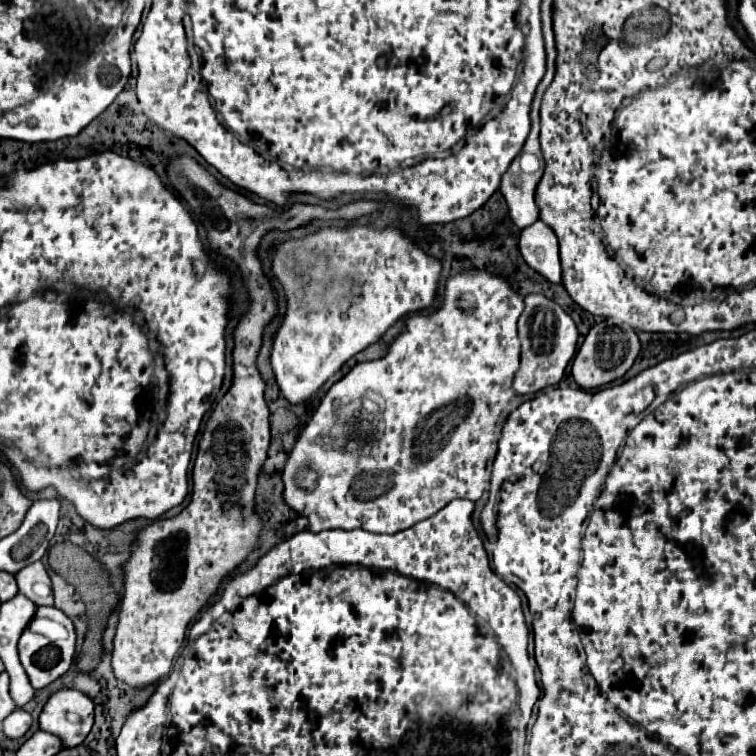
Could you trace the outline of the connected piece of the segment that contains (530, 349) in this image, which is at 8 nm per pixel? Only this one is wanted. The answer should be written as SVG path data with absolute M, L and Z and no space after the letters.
M527 294L523 302L525 310L521 312L517 322L521 340L521 364L515 372L513 388L515 392L525 396L525 394L535 394L537 390L543 390L547 386L553 386L563 378L563 372L575 354L579 332L571 316L563 312L559 304L545 298L543 294Z

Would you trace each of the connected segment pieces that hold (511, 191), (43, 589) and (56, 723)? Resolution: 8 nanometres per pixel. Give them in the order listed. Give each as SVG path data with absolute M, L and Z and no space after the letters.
M507 168L507 172L501 176L499 190L505 196L511 218L519 228L529 226L539 218L539 210L533 200L539 178L541 178L541 172L525 174L525 172L519 172L519 168L517 168L517 172L511 172Z
M33 562L21 568L15 574L15 580L17 580L19 592L25 594L29 600L33 600L37 606L53 606L51 580L41 562Z
M77 690L55 692L39 716L39 728L63 740L65 748L79 746L93 726L93 700Z

